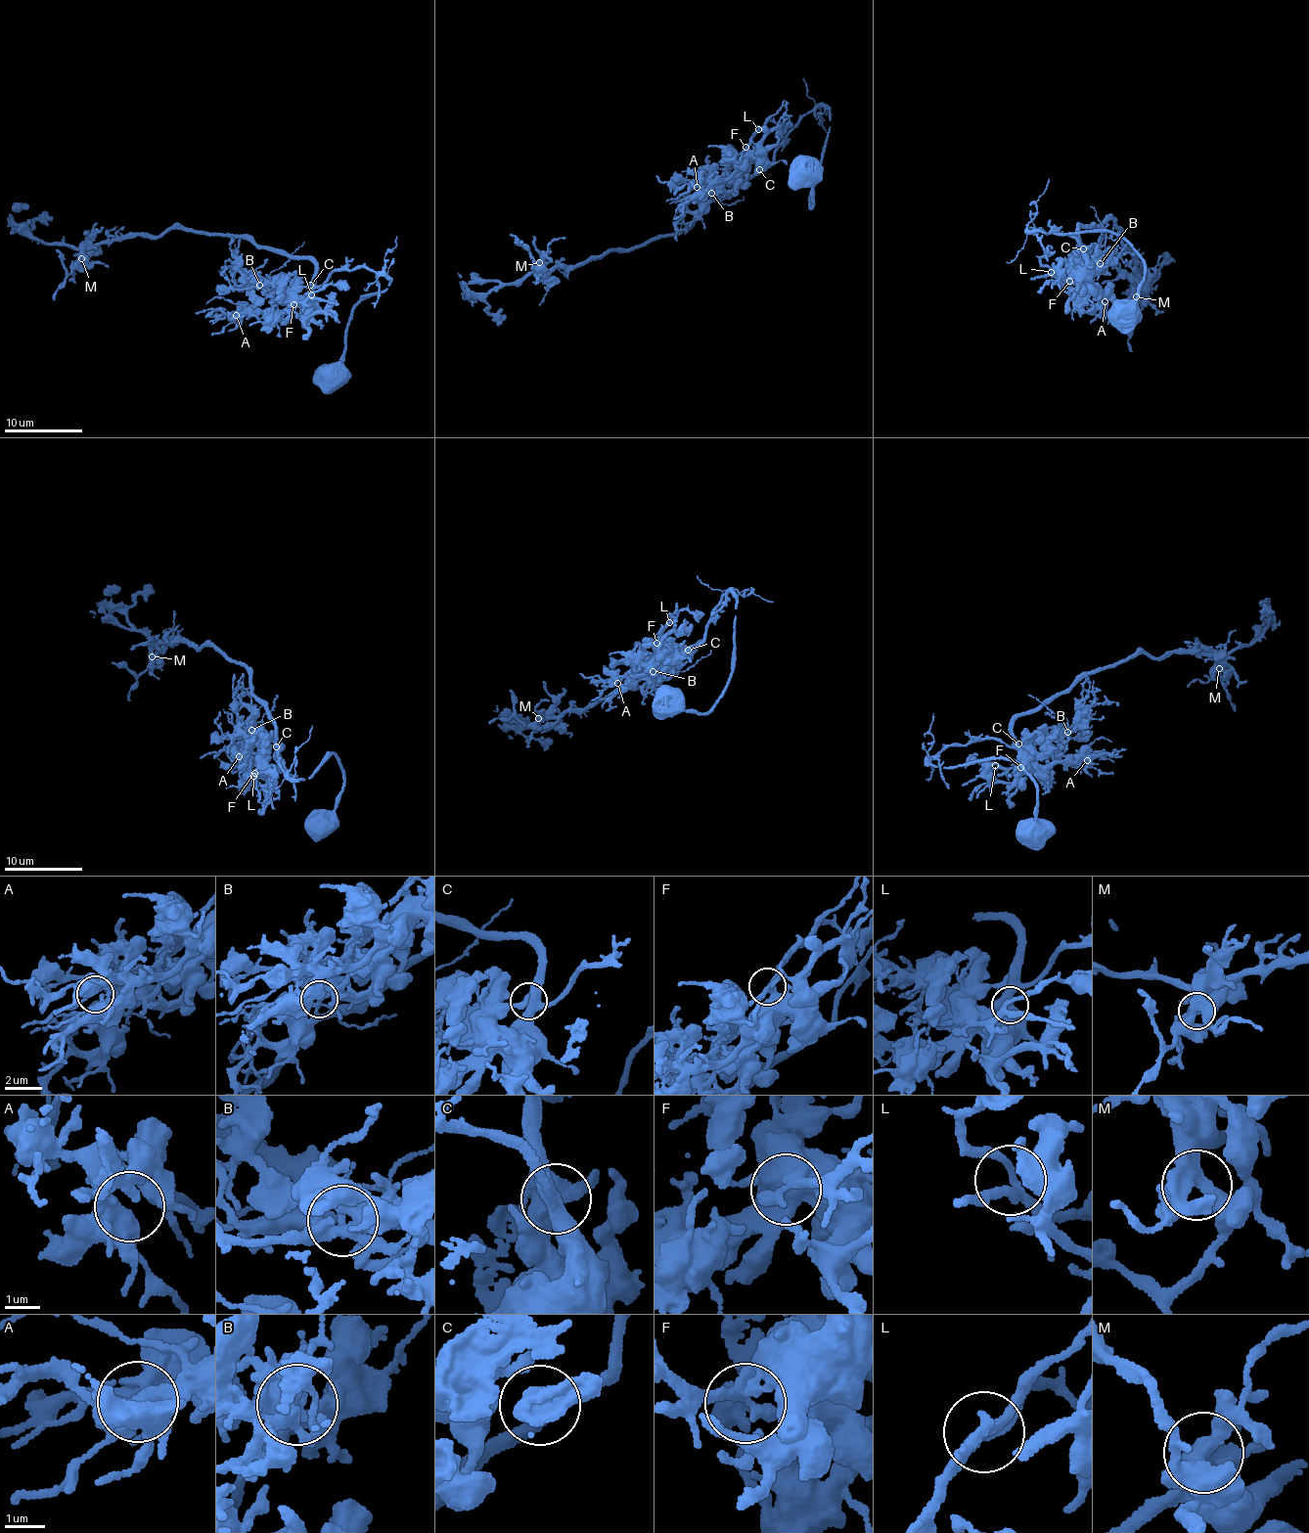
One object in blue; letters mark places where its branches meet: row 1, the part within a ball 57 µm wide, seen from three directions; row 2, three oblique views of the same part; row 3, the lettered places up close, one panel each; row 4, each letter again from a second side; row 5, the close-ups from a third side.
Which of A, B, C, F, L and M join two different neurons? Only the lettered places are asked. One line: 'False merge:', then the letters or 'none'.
False merge: none

